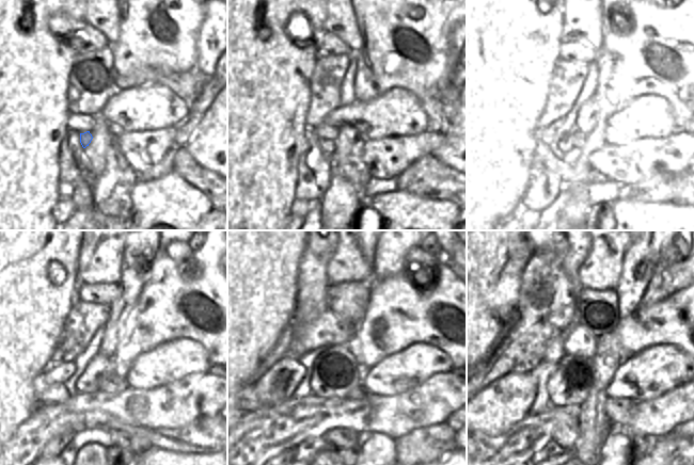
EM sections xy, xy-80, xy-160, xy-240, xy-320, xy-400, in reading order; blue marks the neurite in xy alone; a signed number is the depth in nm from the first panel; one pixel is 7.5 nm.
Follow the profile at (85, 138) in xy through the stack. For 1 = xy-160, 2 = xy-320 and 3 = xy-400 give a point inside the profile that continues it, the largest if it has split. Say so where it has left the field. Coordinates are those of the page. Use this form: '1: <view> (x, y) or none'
1: xy-160 (566, 146)
2: xy-320 (335, 373)
3: xy-400 (569, 385)

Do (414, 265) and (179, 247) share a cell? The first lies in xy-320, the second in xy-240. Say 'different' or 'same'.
same

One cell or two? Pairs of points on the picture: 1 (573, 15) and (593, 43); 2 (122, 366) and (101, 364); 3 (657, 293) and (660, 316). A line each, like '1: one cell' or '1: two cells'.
1: one cell
2: two cells
3: two cells

